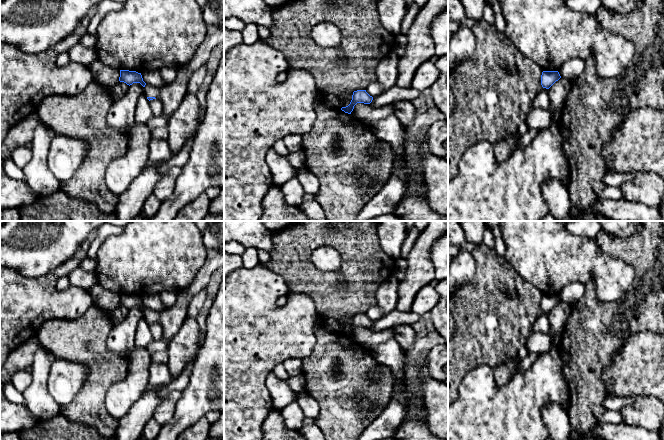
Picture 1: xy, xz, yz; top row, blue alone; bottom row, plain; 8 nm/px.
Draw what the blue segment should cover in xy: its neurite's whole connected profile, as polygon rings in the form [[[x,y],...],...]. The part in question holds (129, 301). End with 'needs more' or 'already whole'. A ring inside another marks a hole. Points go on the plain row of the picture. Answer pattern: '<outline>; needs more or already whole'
[[[224,248],[208,249],[204,265],[190,285],[179,291],[176,302],[162,312],[146,308],[141,297],[136,295],[120,294],[119,305],[129,310],[140,307],[144,311],[147,323],[150,325],[158,322],[163,327],[162,338],[169,341],[188,317],[188,307],[193,296],[208,286],[212,274],[222,266],[224,266]]]; needs more

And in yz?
[[[543,295],[541,299],[541,309],[549,313],[556,305],[561,302],[558,295]]]; already whole

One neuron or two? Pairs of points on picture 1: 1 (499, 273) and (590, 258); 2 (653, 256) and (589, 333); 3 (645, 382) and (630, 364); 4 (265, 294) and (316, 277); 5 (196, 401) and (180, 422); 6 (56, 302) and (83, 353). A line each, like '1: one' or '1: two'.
1: two
2: one
3: one
4: two
5: one
6: two

